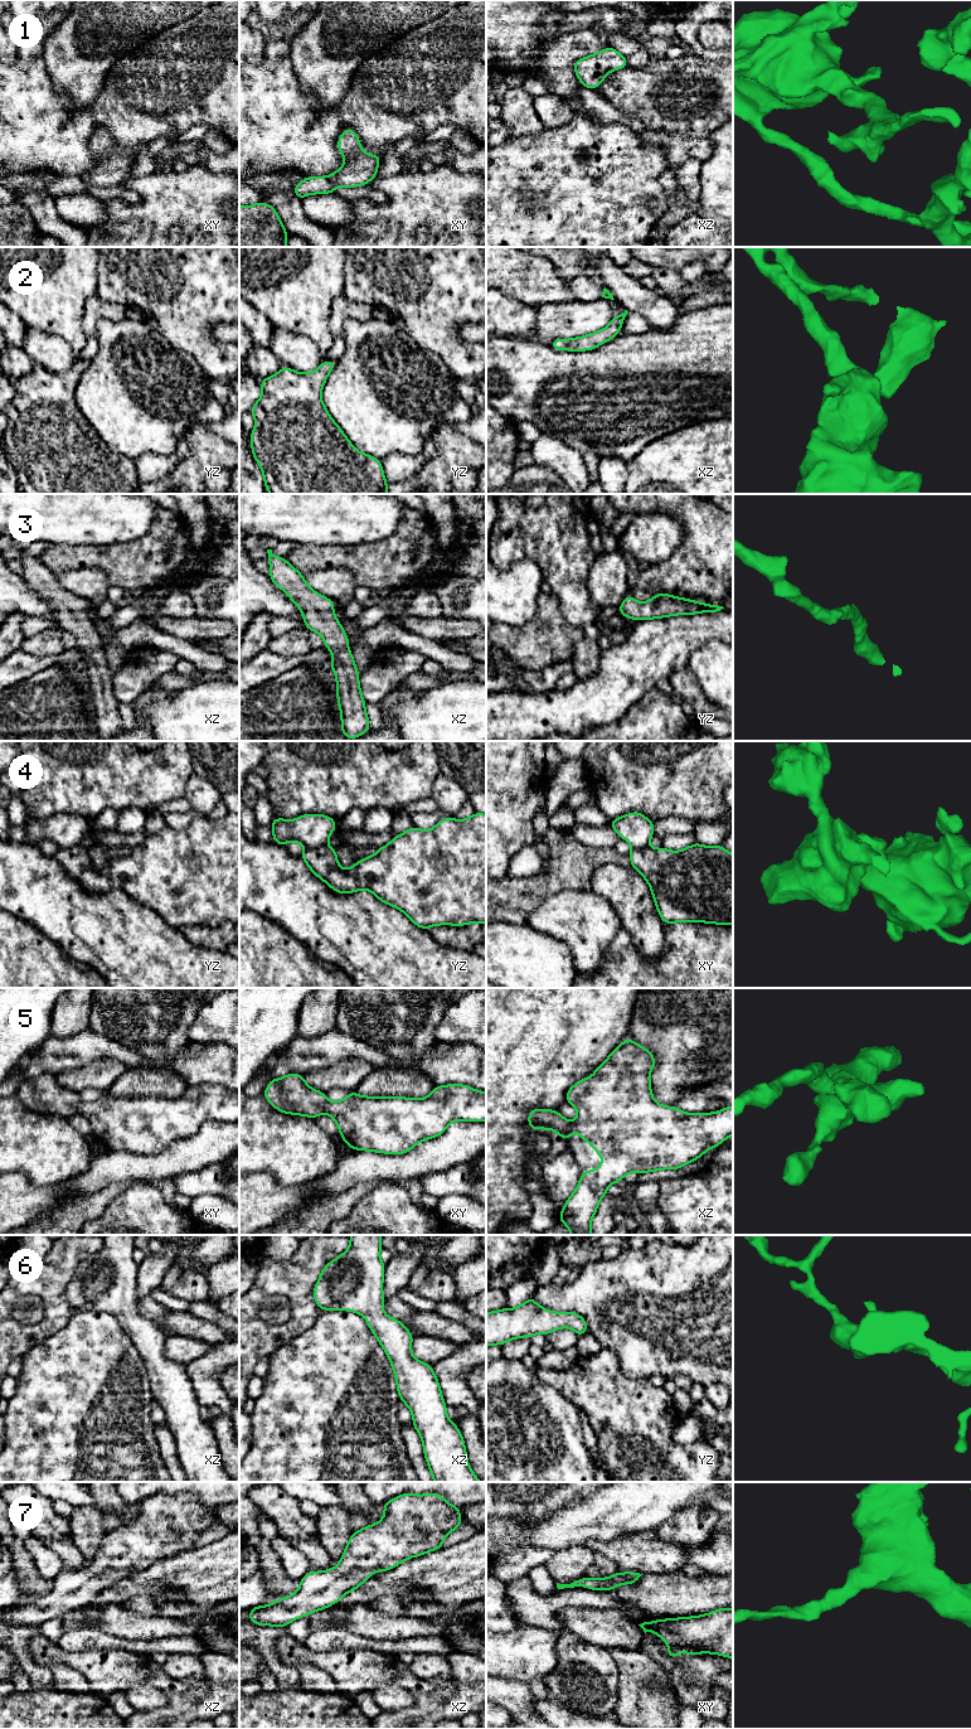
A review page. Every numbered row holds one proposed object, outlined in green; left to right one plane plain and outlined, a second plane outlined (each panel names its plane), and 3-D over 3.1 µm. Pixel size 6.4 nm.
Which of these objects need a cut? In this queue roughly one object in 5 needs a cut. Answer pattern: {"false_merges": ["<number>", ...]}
{"false_merges": ["4"]}

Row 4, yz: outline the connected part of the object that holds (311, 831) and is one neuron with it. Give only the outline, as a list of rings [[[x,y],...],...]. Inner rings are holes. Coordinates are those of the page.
[[[304,814],[293,820],[273,818],[271,828],[273,842],[280,846],[300,842],[305,848],[317,848],[326,844],[336,829],[336,823],[334,818],[324,814]]]

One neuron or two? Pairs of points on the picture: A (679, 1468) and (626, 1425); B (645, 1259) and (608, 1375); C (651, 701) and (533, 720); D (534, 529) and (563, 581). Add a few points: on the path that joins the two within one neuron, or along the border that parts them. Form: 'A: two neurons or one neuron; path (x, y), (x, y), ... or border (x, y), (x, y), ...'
A: one neuron; path (665, 1456), (660, 1451), (651, 1451), (639, 1438)
B: two neurons; border (602, 1346), (616, 1355), (620, 1369), (631, 1379)
C: two neurons; border (655, 686), (647, 689), (613, 722)
D: one neuron; path (547, 542), (563, 558), (563, 568)

